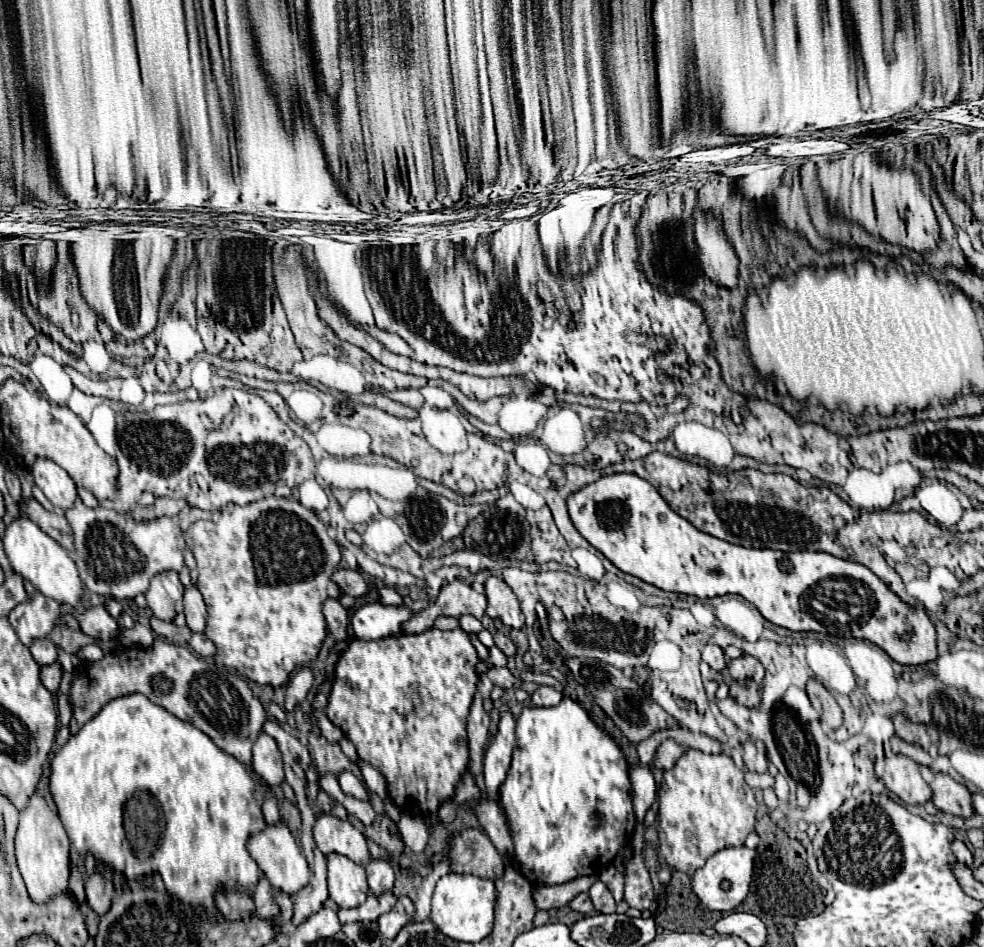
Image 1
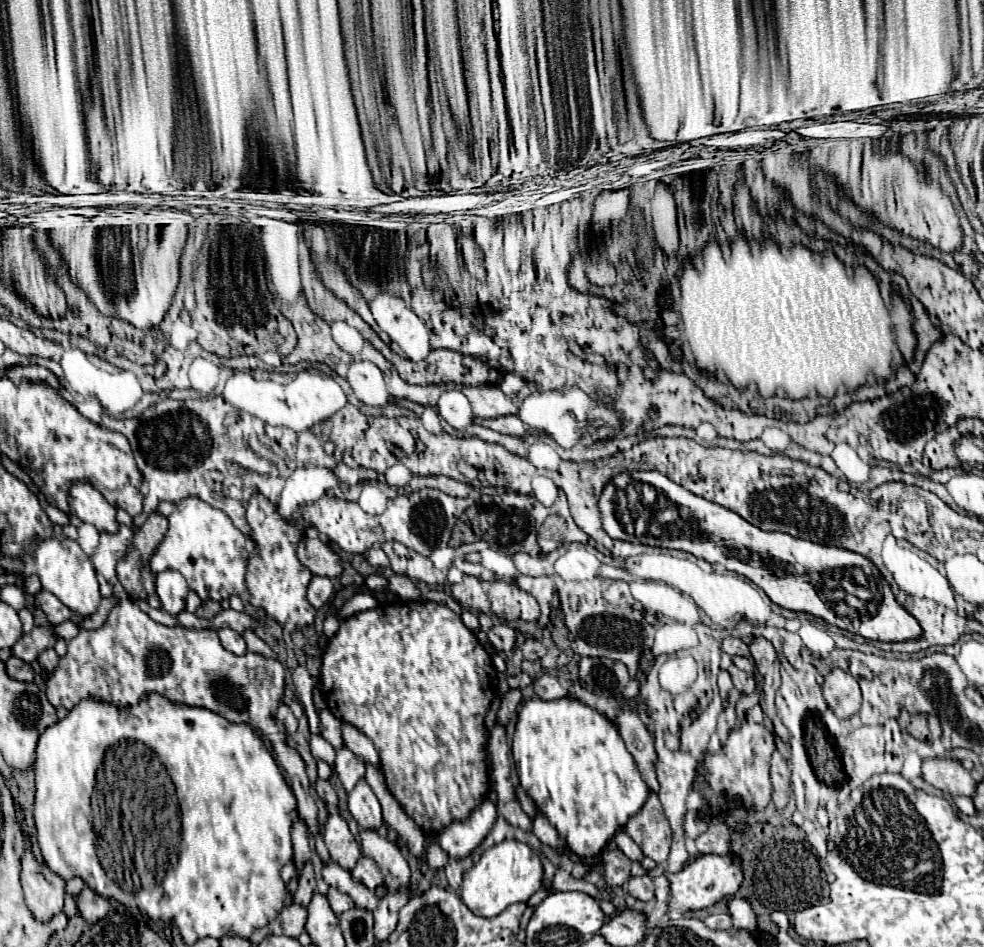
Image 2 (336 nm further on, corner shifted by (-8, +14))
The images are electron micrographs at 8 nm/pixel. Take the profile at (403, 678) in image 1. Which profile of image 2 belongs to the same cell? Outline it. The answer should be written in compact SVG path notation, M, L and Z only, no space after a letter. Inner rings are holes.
M410 600L410 602L382 604L374 610L364 610L364 612L358 612L346 620L342 620L338 632L330 638L328 648L322 656L320 684L322 684L324 702L328 704L330 712L338 720L348 722L354 728L358 728L362 734L366 734L372 740L372 744L376 746L376 750L380 754L380 770L384 774L388 792L402 804L406 814L410 814L410 818L414 818L414 822L418 822L418 826L424 832L430 832L430 834L440 832L456 820L466 820L470 816L470 812L478 806L478 802L482 802L488 796L488 792L492 788L492 780L490 780L490 764L488 764L488 750L486 750L488 730L484 726L484 718L486 718L486 712L490 708L490 702L492 702L494 690L496 690L496 668L492 664L490 654L484 650L484 646L472 634L472 630L468 630L462 624L460 616L454 614L448 606L428 602L428 600L420 600L420 602Z

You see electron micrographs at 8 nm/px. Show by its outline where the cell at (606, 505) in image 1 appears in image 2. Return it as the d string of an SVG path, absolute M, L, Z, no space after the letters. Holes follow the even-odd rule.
M652 470L652 472L618 474L616 478L612 478L612 482L602 492L600 512L602 512L604 530L614 540L618 538L618 540L634 542L634 544L648 544L648 546L676 548L676 550L690 552L696 558L702 558L710 564L720 564L730 572L746 576L758 588L762 588L774 604L794 610L794 612L808 612L842 630L848 630L852 634L862 634L866 640L904 642L904 640L918 638L922 634L920 624L896 602L896 598L888 590L888 586L884 590L880 580L872 576L872 572L878 572L878 570L864 556L850 552L850 550L792 538L782 532L764 532L760 528L752 526L750 522L746 522L744 518L740 518L736 512L688 492L686 488L672 482L668 476L664 476L660 472Z

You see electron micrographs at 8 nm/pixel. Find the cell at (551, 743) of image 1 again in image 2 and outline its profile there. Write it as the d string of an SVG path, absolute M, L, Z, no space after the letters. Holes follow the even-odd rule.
M576 698L524 702L512 752L522 790L582 858L600 854L606 842L640 812L650 794L618 728Z

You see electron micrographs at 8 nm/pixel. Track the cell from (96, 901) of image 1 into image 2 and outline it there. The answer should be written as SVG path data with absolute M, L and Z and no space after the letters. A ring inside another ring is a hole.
M88 886L80 892L80 896L76 898L76 906L78 906L78 912L80 916L88 922L88 924L94 924L98 920L102 920L106 914L108 914L108 900L104 900L102 896L98 896L94 890L90 890Z

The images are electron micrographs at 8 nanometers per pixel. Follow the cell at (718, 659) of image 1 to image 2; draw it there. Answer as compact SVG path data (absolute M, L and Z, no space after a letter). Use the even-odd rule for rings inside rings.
M734 636L724 638L724 642L722 642L722 650L724 650L726 654L730 654L730 656L746 656L746 658L750 658L750 650L748 650L748 646L746 646L740 638L734 638Z

